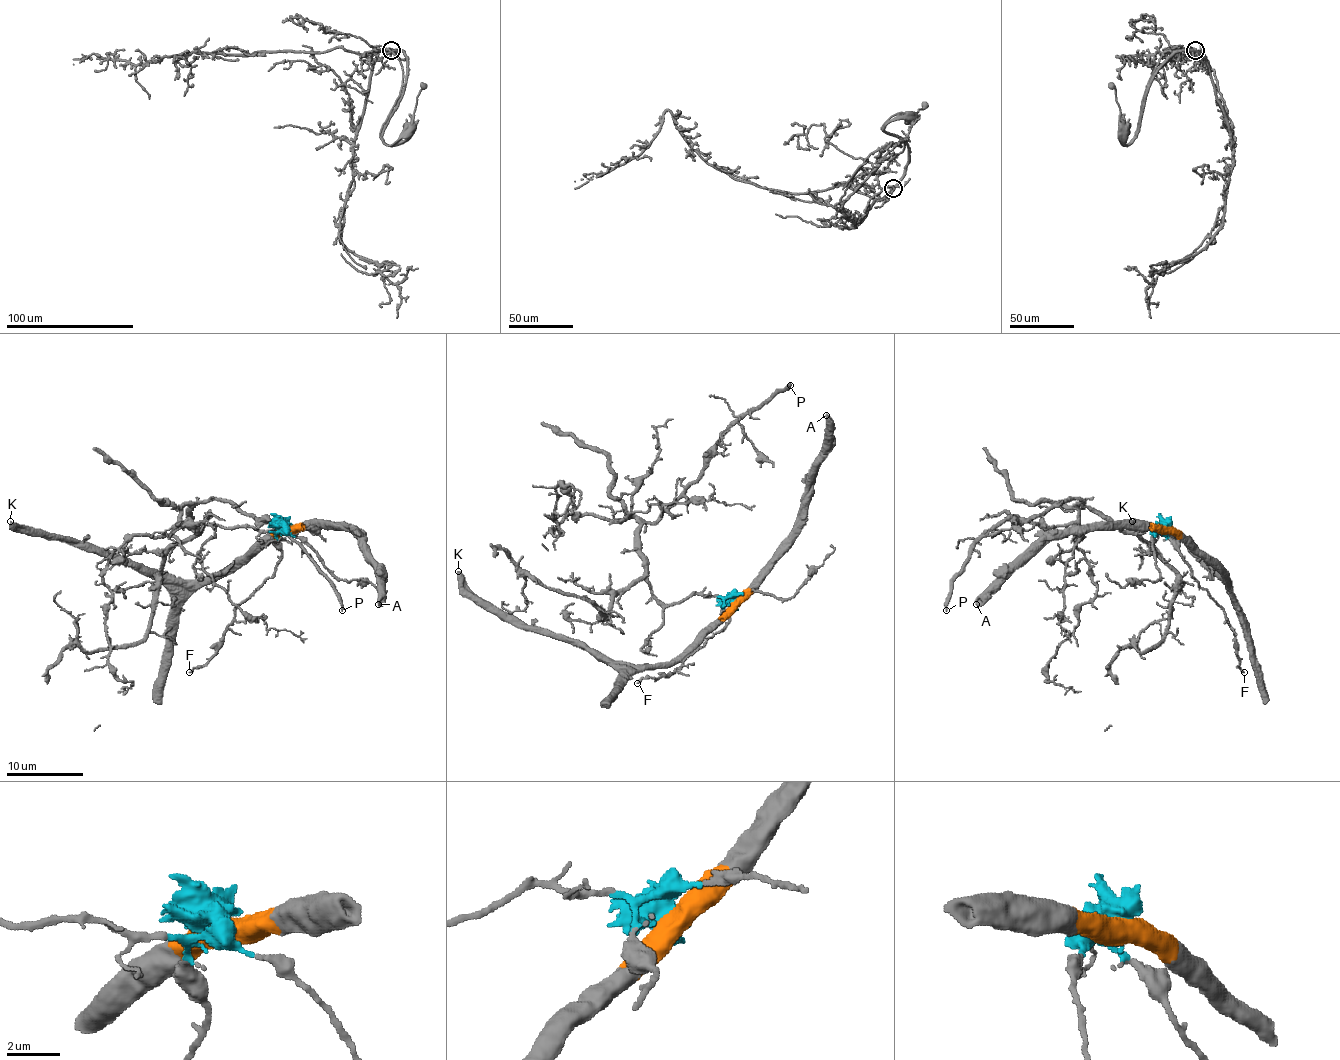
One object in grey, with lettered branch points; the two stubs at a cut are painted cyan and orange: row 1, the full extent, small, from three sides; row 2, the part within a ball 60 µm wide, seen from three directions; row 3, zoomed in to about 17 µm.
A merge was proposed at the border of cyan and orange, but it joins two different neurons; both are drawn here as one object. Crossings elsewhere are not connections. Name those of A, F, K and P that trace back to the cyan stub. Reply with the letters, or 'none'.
F, P

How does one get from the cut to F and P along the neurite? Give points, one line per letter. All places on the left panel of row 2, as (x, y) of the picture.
F: (286, 525), (277, 533), (281, 552), (275, 572), (235, 610), (235, 620), (215, 652), (188, 671)
P: (286, 525), (198, 531), (190, 510), (225, 499), (269, 520), (331, 583), (342, 610)

